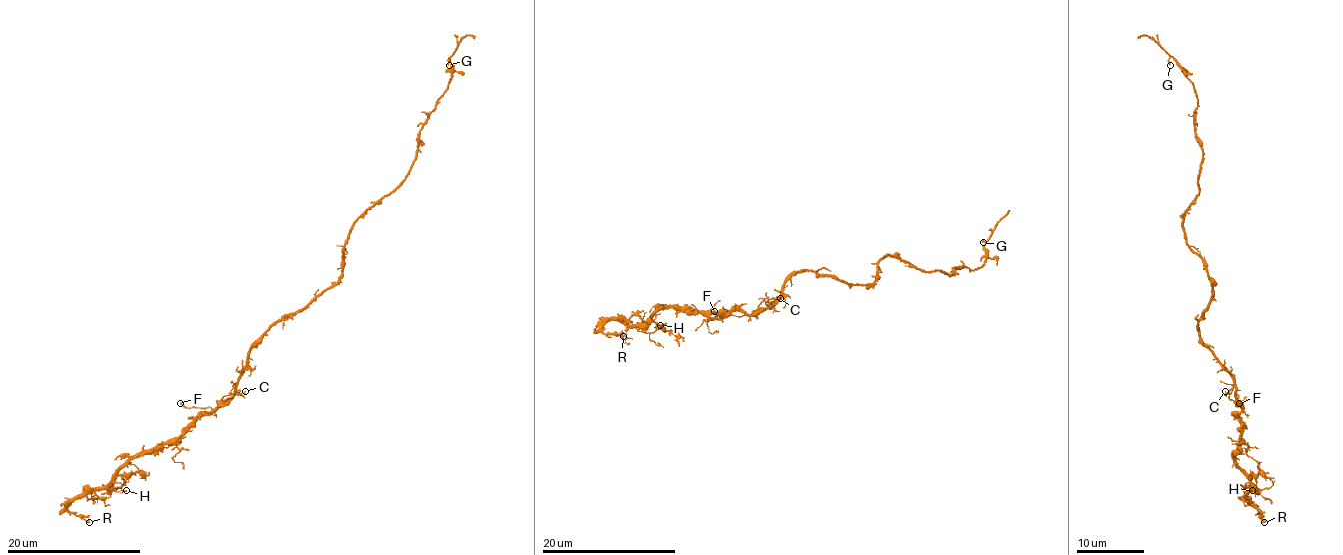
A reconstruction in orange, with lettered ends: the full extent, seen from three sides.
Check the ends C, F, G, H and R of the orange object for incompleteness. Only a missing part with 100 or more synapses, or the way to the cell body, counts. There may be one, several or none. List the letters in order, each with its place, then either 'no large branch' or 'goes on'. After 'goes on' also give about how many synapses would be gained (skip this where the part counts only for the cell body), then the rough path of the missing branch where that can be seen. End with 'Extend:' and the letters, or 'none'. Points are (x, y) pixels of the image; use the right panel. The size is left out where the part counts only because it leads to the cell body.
C: at (1225, 391); no large branch
F: at (1239, 403); no large branch
G: at (1170, 65); no large branch
H: at (1252, 490); no large branch
R: at (1264, 522); no large branch
Extend: none

